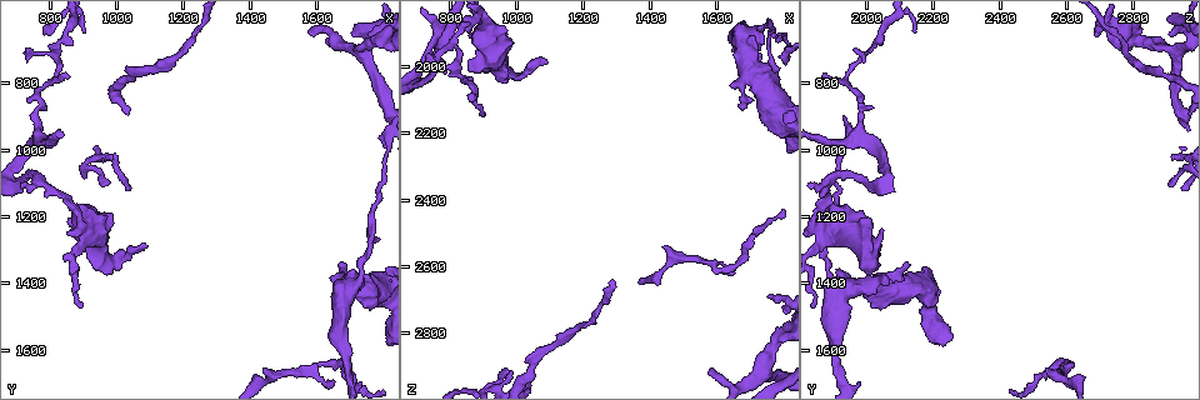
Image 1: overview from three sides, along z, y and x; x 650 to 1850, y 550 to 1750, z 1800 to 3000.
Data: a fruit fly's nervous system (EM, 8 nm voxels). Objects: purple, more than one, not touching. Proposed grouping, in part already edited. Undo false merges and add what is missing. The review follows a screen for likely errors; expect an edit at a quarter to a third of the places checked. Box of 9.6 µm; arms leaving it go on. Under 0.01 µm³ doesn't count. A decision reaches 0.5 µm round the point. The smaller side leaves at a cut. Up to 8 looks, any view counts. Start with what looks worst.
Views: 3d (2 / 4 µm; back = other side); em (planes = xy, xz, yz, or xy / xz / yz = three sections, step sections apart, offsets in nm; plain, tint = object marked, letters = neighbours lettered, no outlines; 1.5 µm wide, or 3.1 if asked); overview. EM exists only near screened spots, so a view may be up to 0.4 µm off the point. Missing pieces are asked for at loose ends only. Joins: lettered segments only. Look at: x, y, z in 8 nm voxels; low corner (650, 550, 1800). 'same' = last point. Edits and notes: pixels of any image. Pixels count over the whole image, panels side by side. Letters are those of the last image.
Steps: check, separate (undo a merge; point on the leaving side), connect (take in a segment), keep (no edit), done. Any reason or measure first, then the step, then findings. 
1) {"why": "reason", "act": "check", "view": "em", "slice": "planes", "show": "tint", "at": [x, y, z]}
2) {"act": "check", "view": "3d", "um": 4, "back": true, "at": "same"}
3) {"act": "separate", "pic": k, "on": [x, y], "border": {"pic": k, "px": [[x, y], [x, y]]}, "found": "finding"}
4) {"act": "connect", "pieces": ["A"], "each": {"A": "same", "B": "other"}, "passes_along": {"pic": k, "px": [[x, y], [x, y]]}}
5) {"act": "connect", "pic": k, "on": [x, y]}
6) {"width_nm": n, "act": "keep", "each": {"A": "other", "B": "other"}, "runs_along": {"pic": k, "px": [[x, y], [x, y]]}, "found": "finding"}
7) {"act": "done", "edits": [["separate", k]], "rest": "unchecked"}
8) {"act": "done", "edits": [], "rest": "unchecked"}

{"why": "branch stops here", "act": "check", "view": "3d", "um": 2, "at": [1590, 660, 2910]}

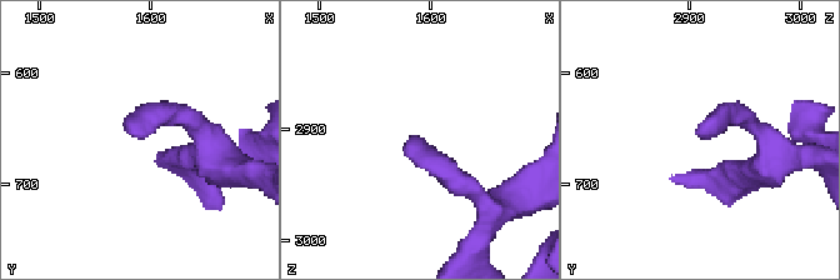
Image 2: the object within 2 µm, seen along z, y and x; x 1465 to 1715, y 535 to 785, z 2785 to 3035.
{"why": "shape alone is not enough", "act": "check", "view": "em", "um": 3.1, "slice": "planes", "show": "letters", "at": [1582, 654, 2908]}

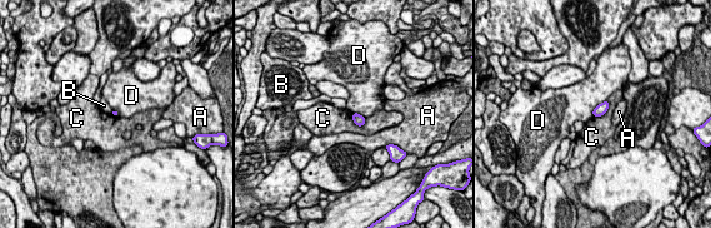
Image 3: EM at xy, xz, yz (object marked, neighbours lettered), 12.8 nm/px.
{"act": "keep", "each": {"A": "other", "B": "other", "C": "other", "D": "other"}, "border": {"pic": 3, "px": [[353, 114], [356, 124], [365, 123]]}, "found": "none of them fits"}

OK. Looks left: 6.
{"why": "branch stops here", "act": "check", "view": "3d", "um": 4, "at": [970, 1240, 2040]}

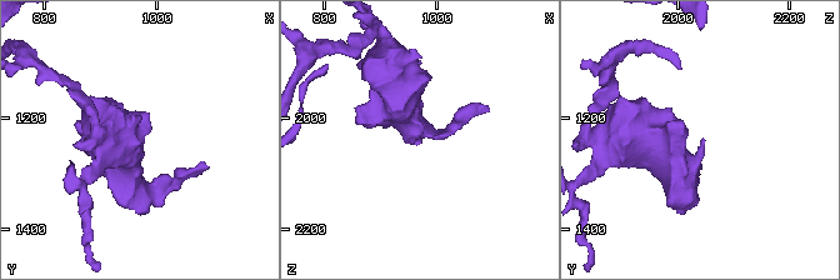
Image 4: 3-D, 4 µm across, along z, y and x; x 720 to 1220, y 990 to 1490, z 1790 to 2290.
{"act": "check", "view": "em", "slice": "planes", "show": "letters", "at": [965, 1235, 2045]}

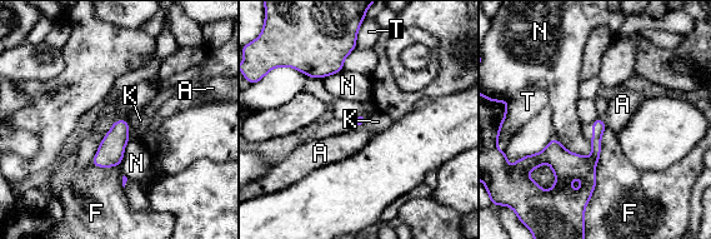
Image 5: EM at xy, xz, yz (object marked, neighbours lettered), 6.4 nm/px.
{"act": "keep", "each": {"A": "other", "F": "other", "K": "other", "N": "other", "T": "other"}, "found": "none of them fits"}

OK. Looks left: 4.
{"why": "branch stops here", "act": "check", "view": "3d", "um": 4, "at": [1770, 650, 2680]}

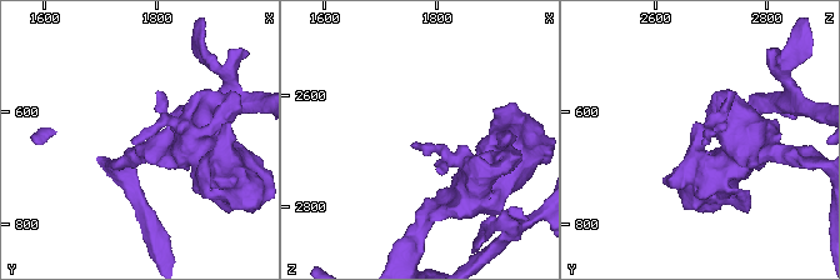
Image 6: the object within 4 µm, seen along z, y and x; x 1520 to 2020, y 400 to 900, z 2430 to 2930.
{"why": "shape alone is not enough", "act": "check", "view": "em", "slice": "xz", "step": 8, "show": "plain", "at": [1760, 665, 2685]}

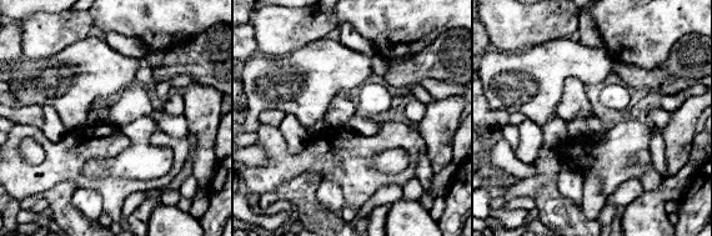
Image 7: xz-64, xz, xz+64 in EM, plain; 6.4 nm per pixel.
{"why": "what lies round it", "act": "check", "view": "em", "slice": "xz", "step": 8, "show": "letters", "at": "same"}

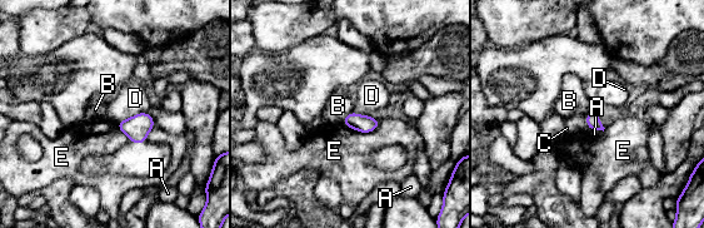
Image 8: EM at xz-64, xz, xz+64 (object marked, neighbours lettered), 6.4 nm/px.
{"longest_contact_nm": ["E", 260], "act": "keep", "each": {"A": "other", "B": "other", "C": "other", "D": "other", "E": "other"}, "border": {"pic": 8, "px": [[590, 110], [587, 124], [592, 129]]}, "found": "none of them fits"}

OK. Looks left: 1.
{"why": "tapers out", "act": "check", "view": "em", "slice": "planes", "show": "letters", "at": [1780, 1270, 2020]}

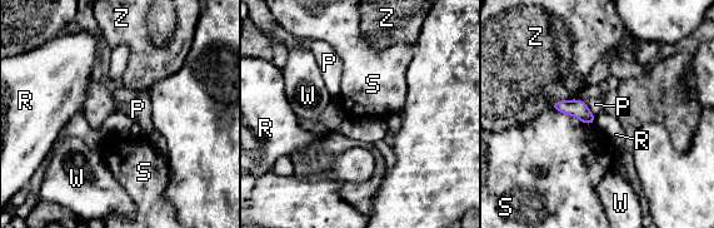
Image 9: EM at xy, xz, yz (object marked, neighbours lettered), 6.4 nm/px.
{"act": "keep", "each": {"P": "other", "R": "other", "S": "other", "W": "other", "Z": "other"}, "found": "no lettered segment goes on from it"}

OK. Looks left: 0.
{"act": "done", "edits": [], "rest": "unchecked"}

